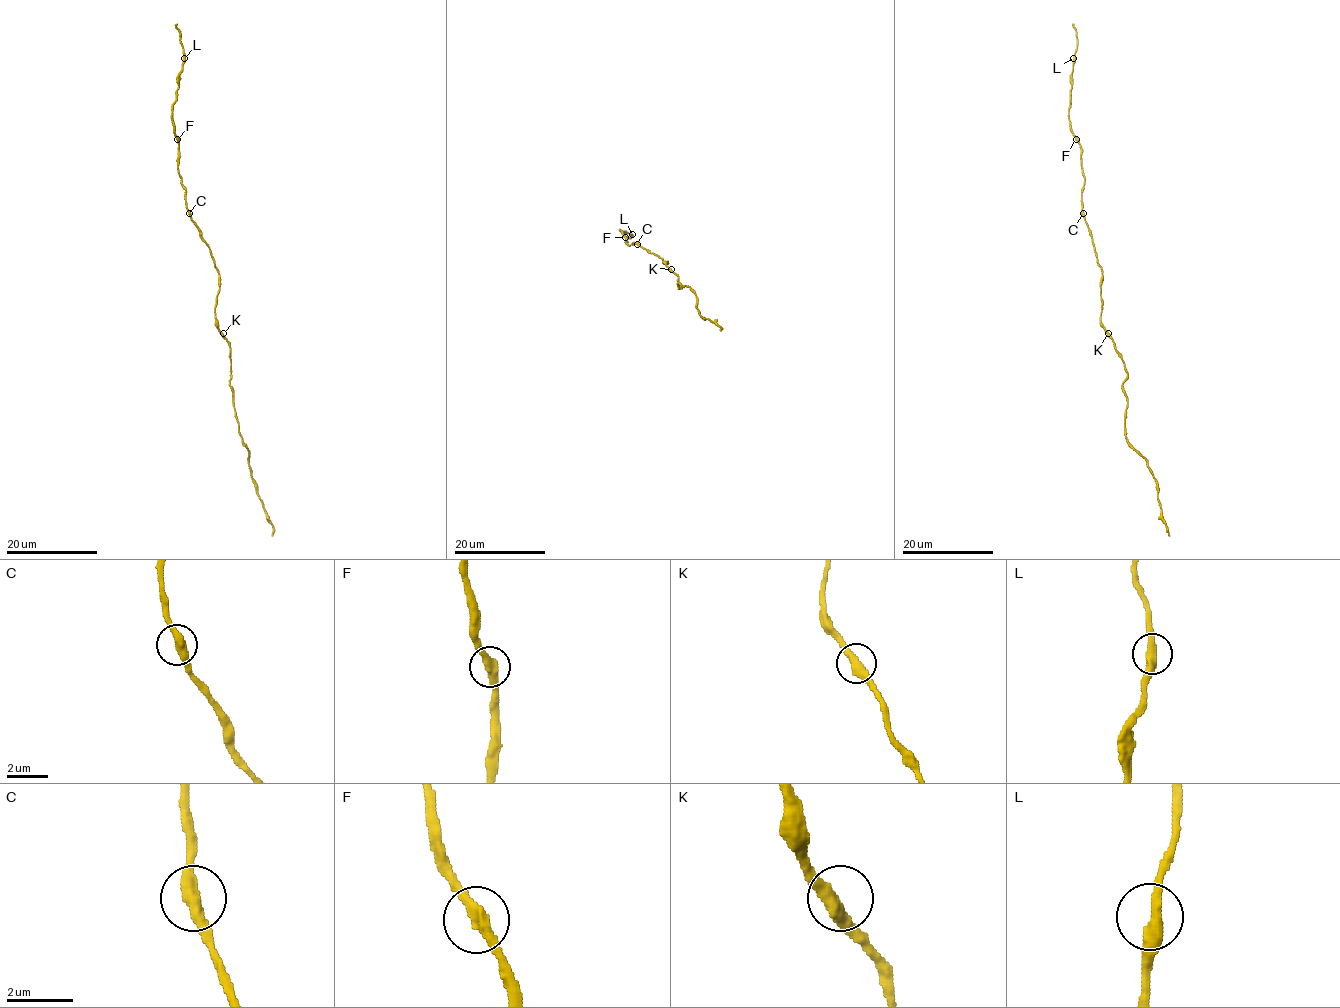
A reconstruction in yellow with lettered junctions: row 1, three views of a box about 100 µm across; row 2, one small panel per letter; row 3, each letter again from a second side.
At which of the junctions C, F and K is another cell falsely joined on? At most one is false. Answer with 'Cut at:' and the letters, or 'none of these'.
Cut at: none of these

